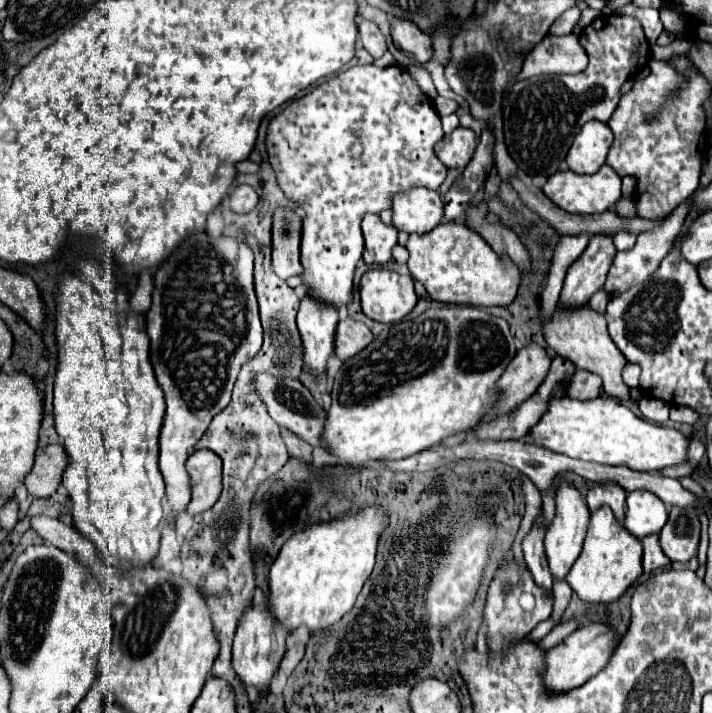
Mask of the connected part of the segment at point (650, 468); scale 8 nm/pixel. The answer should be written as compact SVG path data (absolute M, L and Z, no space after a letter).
M571 397L553 399L549 411L543 415L543 421L537 423L529 435L539 447L573 459L601 465L623 465L647 473L685 463L691 445L691 439L685 437L679 429L643 421L619 401L605 397L591 401L575 401Z

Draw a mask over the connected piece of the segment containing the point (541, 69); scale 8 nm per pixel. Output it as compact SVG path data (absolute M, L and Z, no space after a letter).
M547 35L533 51L527 53L523 69L517 75L517 81L529 79L533 75L563 75L579 73L587 67L585 49L577 43L577 35Z

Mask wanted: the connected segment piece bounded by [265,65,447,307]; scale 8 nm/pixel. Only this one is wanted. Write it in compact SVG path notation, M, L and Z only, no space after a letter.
M363 65L363 67L351 67L347 71L341 71L339 75L331 77L329 81L321 83L319 87L315 87L311 93L307 93L305 97L295 99L291 105L287 105L281 113L277 113L267 129L267 137L265 137L265 147L269 153L269 163L275 171L277 177L277 185L281 187L281 191L297 205L301 205L301 209L305 211L303 217L303 229L301 229L301 265L305 267L303 273L303 281L305 281L305 289L309 295L313 295L315 299L321 299L323 303L333 303L333 305L347 305L351 303L351 291L353 291L353 271L357 261L361 259L363 253L363 235L361 235L361 219L365 213L381 213L383 209L391 209L391 195L397 191L409 191L413 187L427 187L437 191L439 185L443 183L447 169L445 165L437 159L433 147L437 141L443 139L443 129L441 129L441 119L437 115L437 111L433 109L433 103L429 101L429 97L421 91L421 87L417 85L417 81L411 77L411 73L399 65L391 65L385 69L379 69L375 65Z

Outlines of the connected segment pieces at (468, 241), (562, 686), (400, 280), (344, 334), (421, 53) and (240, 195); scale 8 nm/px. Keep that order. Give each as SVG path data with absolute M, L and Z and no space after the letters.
M441 223L425 235L409 235L407 239L409 261L407 267L411 277L421 281L427 295L441 303L453 305L473 305L473 307L491 307L491 305L509 305L519 287L517 267L497 255L481 235L463 223Z
M591 623L579 627L575 633L565 637L563 643L547 651L547 671L545 671L545 687L549 691L567 691L583 685L593 675L597 675L611 659L615 651L615 629L609 623Z
M373 269L367 271L361 277L361 285L359 285L359 295L361 295L361 309L363 313L379 323L395 323L401 321L407 313L411 313L411 309L417 303L417 295L413 289L413 279L411 277L403 277L395 271L389 269Z
M345 317L337 323L335 355L345 361L345 359L357 355L357 351L365 349L369 341L373 341L373 335L367 329L367 325L361 321L355 321L351 317Z
M393 19L391 35L395 47L399 47L403 53L415 59L419 65L427 63L433 57L431 37L427 33L421 33L421 29L415 27L415 23L409 23L405 19Z
M237 185L233 195L231 195L231 201L229 201L231 209L237 211L237 213L245 213L245 211L251 211L255 205L257 205L257 193L251 185Z

